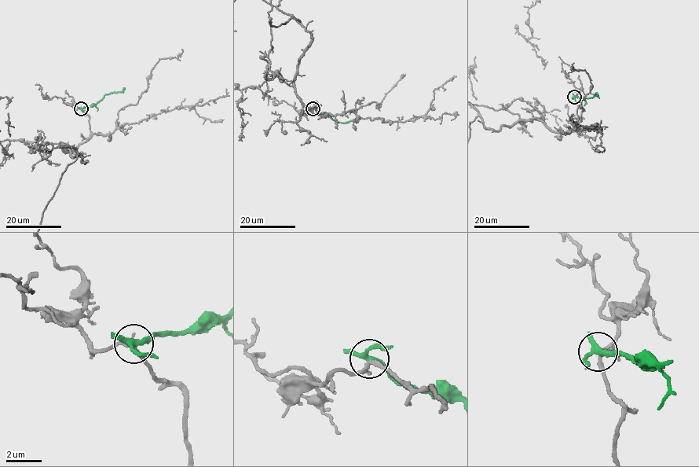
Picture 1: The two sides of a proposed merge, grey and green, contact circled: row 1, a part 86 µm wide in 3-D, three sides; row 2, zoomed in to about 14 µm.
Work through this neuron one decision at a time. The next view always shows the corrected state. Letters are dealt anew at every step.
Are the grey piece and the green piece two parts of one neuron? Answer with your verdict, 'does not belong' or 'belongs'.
does not belong

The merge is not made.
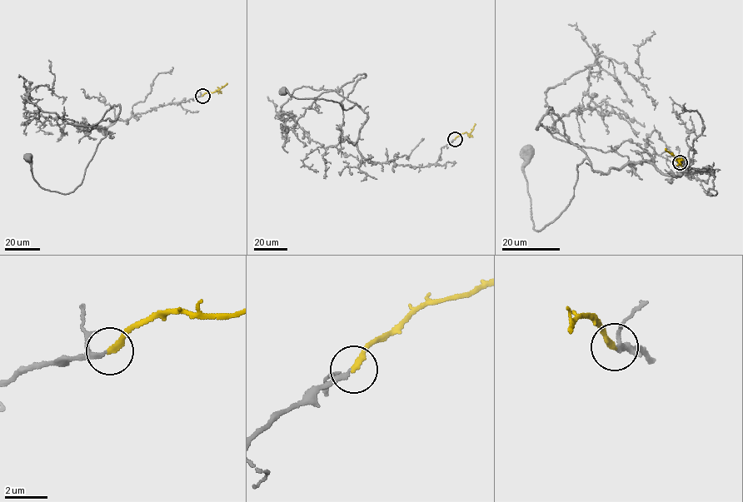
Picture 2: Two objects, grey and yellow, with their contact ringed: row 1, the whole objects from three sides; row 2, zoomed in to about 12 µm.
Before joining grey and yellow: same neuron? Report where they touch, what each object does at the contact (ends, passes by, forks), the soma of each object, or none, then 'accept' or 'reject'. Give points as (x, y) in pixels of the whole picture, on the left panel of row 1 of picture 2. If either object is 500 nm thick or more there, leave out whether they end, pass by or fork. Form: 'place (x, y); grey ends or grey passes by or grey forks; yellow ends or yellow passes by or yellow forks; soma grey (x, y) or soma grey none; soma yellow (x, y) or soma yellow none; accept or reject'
place (202, 96); grey passes by; yellow ends; soma grey (27, 157); soma yellow none; accept

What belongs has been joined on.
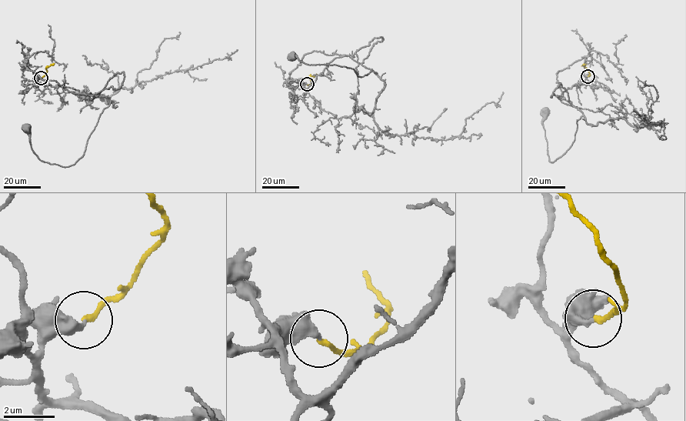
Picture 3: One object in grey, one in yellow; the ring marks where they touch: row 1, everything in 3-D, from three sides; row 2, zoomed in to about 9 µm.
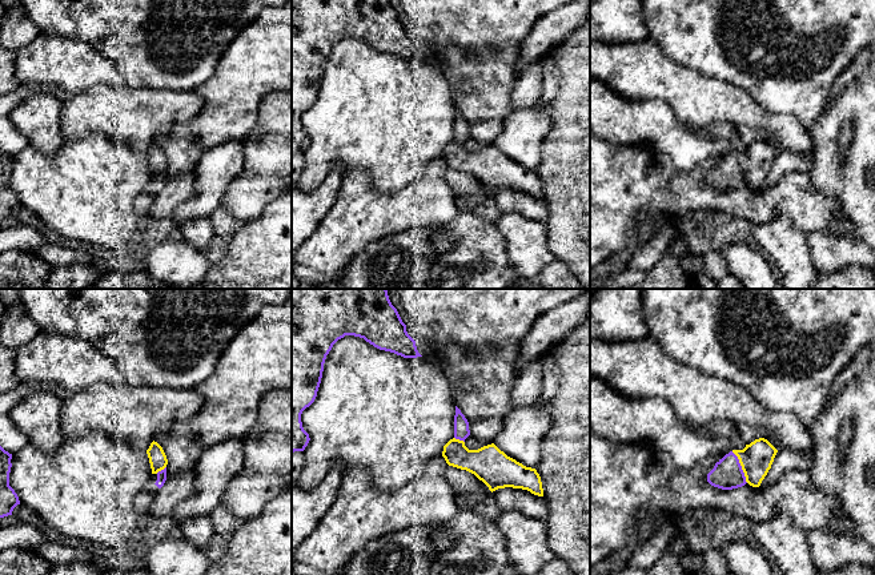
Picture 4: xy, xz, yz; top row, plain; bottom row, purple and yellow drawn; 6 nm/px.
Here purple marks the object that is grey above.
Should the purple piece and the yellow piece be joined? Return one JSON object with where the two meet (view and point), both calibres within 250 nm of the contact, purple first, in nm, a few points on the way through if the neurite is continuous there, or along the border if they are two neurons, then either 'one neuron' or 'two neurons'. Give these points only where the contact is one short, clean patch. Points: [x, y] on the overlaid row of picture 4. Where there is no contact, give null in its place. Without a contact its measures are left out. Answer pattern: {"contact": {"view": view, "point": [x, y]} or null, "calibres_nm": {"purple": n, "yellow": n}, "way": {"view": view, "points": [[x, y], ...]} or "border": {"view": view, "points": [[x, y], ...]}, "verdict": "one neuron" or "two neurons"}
{"contact": {"view": "yz", "point": [741, 467]}, "calibres_nm": {"purple": 190, "yellow": 190}, "way": {"view": "yz", "points": [[727, 474], [741, 467], [749, 466], [757, 458]]}, "verdict": "one neuron"}

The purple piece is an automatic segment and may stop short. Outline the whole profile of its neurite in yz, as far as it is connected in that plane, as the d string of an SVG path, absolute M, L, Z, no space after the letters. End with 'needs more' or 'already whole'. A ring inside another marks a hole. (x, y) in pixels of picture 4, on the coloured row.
M755 439L743 450L732 450L719 459L707 474L707 482L722 490L738 488L746 483L759 487L776 453L767 439Z; needs more

